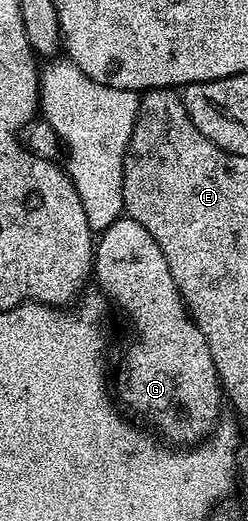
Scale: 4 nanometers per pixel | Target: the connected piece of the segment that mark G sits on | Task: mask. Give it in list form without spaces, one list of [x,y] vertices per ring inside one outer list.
[[[120,218],[104,228],[95,244],[95,284],[96,280],[108,303],[112,307],[114,304],[129,319],[129,328],[133,331],[133,341],[130,342],[129,349],[121,360],[121,369],[117,372],[116,399],[122,405],[125,403],[138,416],[138,421],[146,420],[150,424],[148,427],[170,445],[196,446],[201,441],[208,440],[222,419],[221,381],[217,378],[207,338],[203,338],[193,317],[189,315],[189,309],[185,307],[175,286],[175,278],[171,278],[167,258],[163,258],[163,250],[159,250],[155,238],[151,238],[151,234],[147,234],[147,230],[139,226],[139,222],[128,218]]]

